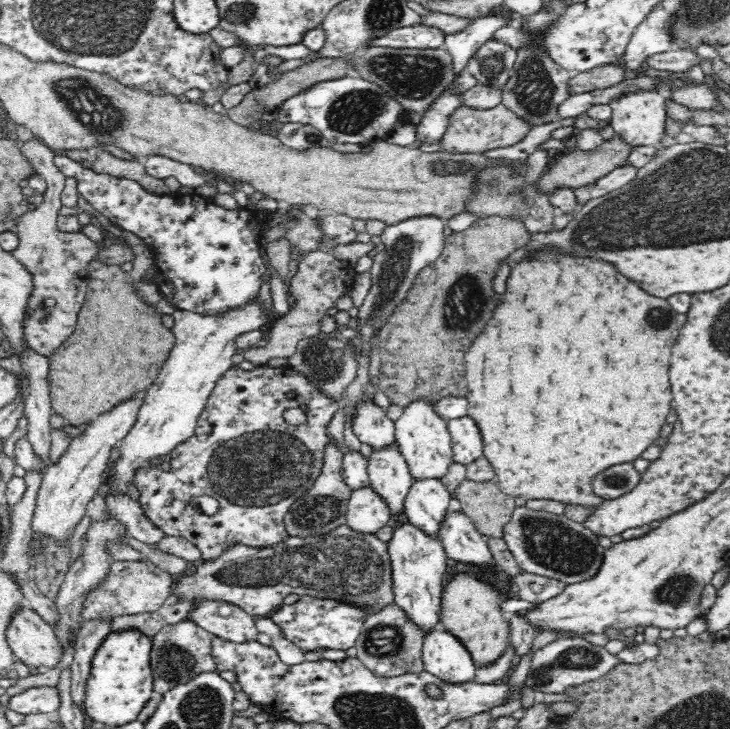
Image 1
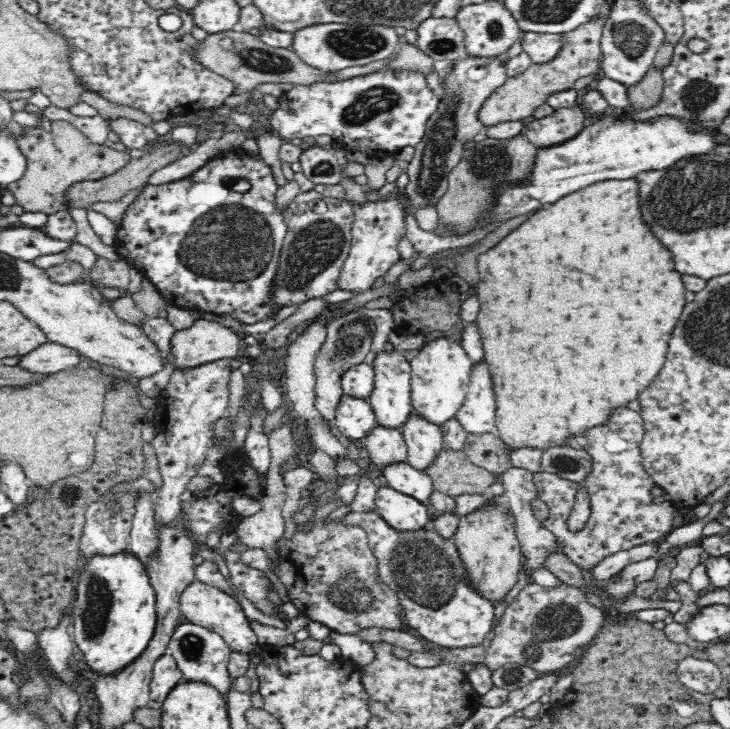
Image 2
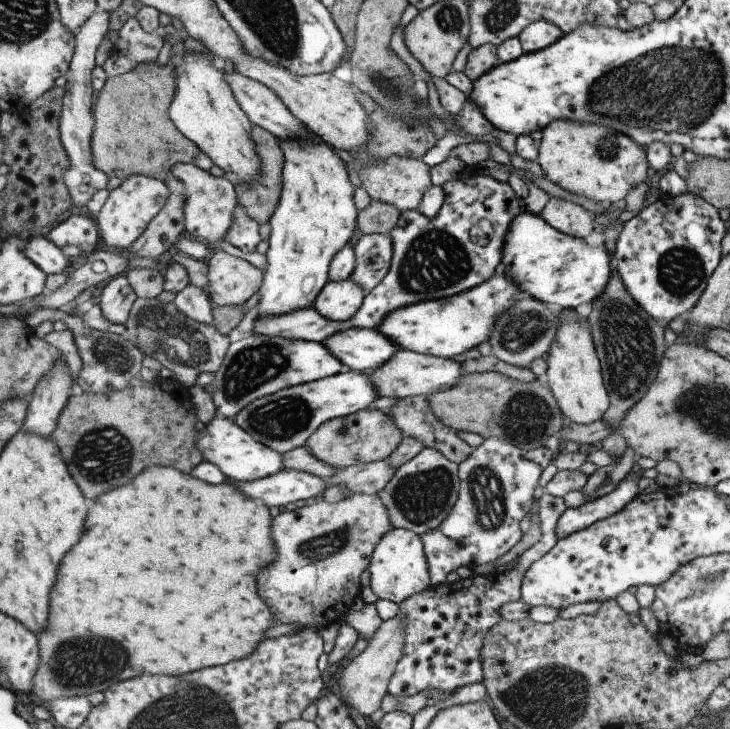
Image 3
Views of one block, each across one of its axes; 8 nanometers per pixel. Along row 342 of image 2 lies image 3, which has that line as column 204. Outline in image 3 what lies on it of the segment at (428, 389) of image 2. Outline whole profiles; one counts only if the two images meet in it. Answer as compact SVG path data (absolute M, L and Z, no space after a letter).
M216 414L208 424L200 428L197 448L205 456L205 461L219 466L223 474L235 482L253 482L285 470L285 455L259 440L255 441L235 420L222 415Z

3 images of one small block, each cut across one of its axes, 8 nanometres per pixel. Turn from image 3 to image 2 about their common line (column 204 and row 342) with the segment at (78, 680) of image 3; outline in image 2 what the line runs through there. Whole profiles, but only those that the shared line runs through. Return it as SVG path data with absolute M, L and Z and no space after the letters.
M626 179L622 182L608 180L608 182L592 184L544 208L532 214L530 220L522 222L522 226L512 234L508 234L494 250L480 253L477 258L480 286L476 289L478 290L476 296L480 298L480 314L474 324L477 326L478 335L482 338L483 351L486 354L483 362L490 370L490 380L494 390L494 401L496 401L494 432L510 451L518 448L534 448L544 452L556 446L568 446L570 436L582 436L587 430L595 429L596 426L607 425L612 419L612 414L619 409L627 409L632 400L639 400L648 386L655 381L658 372L663 369L672 330L686 304L684 302L686 290L680 280L682 276L676 274L668 250L664 250L656 242L652 232L648 232L648 228L640 220L635 180Z

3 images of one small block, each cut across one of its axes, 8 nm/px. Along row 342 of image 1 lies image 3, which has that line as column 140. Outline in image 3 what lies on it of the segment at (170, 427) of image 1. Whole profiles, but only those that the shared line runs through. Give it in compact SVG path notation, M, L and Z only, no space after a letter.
M135 175L122 180L122 183L110 192L97 217L101 246L116 251L130 248L143 232L147 231L159 212L163 211L165 204L169 202L171 188L170 182L153 176Z

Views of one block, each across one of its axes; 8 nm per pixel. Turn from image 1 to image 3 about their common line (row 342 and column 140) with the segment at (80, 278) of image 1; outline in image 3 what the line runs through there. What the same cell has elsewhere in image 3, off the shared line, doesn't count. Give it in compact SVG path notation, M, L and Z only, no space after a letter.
M137 16L130 18L120 29L120 37L104 68L108 79L135 70L139 64L155 63L165 46L162 31L149 33Z

